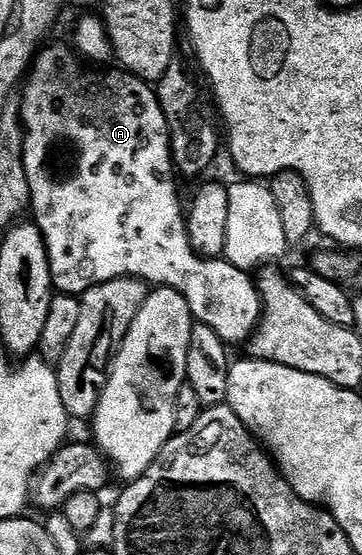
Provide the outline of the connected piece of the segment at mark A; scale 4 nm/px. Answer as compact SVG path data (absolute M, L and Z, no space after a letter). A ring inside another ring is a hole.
M51 45L43 54L41 53L34 58L33 64L26 74L25 84L22 86L24 89L23 97L21 96L21 120L23 123L25 179L29 179L29 191L31 192L30 212L35 213L34 224L39 226L41 235L45 239L52 286L59 293L82 295L106 281L142 279L151 287L176 289L189 303L192 318L200 325L213 327L213 331L217 331L219 338L227 342L228 346L235 347L238 341L246 342L251 334L258 329L259 319L263 316L263 302L259 299L258 284L253 280L252 274L248 270L233 267L233 263L218 257L200 257L195 252L195 248L191 246L191 240L187 234L185 205L179 202L179 189L175 186L177 173L171 159L171 130L167 128L167 120L161 111L161 103L157 99L154 88L141 78L126 71L120 71L118 68L111 69L108 73L98 73L95 70L98 68L88 67L84 64L78 52L71 47L66 49L63 45Z

